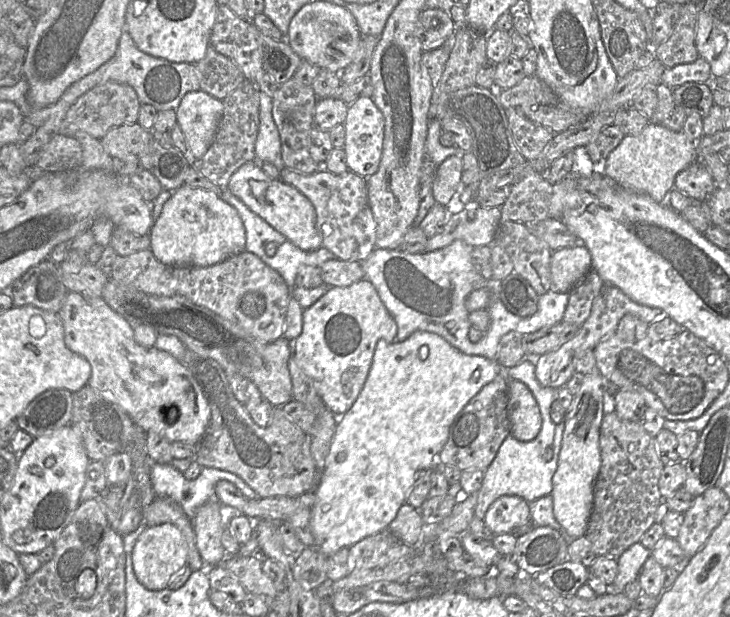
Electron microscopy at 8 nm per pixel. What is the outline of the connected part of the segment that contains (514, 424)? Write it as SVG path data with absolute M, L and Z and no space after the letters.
M508 380L507 411L511 436L521 442L536 438L542 426L540 410L532 392L521 381Z

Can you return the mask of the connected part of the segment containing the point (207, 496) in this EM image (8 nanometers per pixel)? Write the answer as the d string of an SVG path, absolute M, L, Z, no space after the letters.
M152 463L150 477L156 497L170 499L181 506L189 519L193 519L197 510L207 502L218 502L215 493L215 485L218 481L226 480L231 482L243 494L244 497L252 500L257 499L257 493L249 487L239 476L220 469L203 467L199 476L194 480L187 480L183 474L177 471L172 464Z

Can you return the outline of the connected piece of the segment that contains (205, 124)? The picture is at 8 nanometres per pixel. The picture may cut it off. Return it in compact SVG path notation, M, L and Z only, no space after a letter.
M192 91L182 98L176 109L176 117L192 161L203 157L211 146L222 113L222 100L206 92Z

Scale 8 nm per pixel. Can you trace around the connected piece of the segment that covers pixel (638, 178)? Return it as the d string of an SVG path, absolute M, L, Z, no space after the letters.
M649 123L641 133L624 136L604 162L604 174L627 190L646 194L655 202L663 203L665 195L674 188L677 174L698 161L696 143L689 140L683 131L672 131L662 125Z

